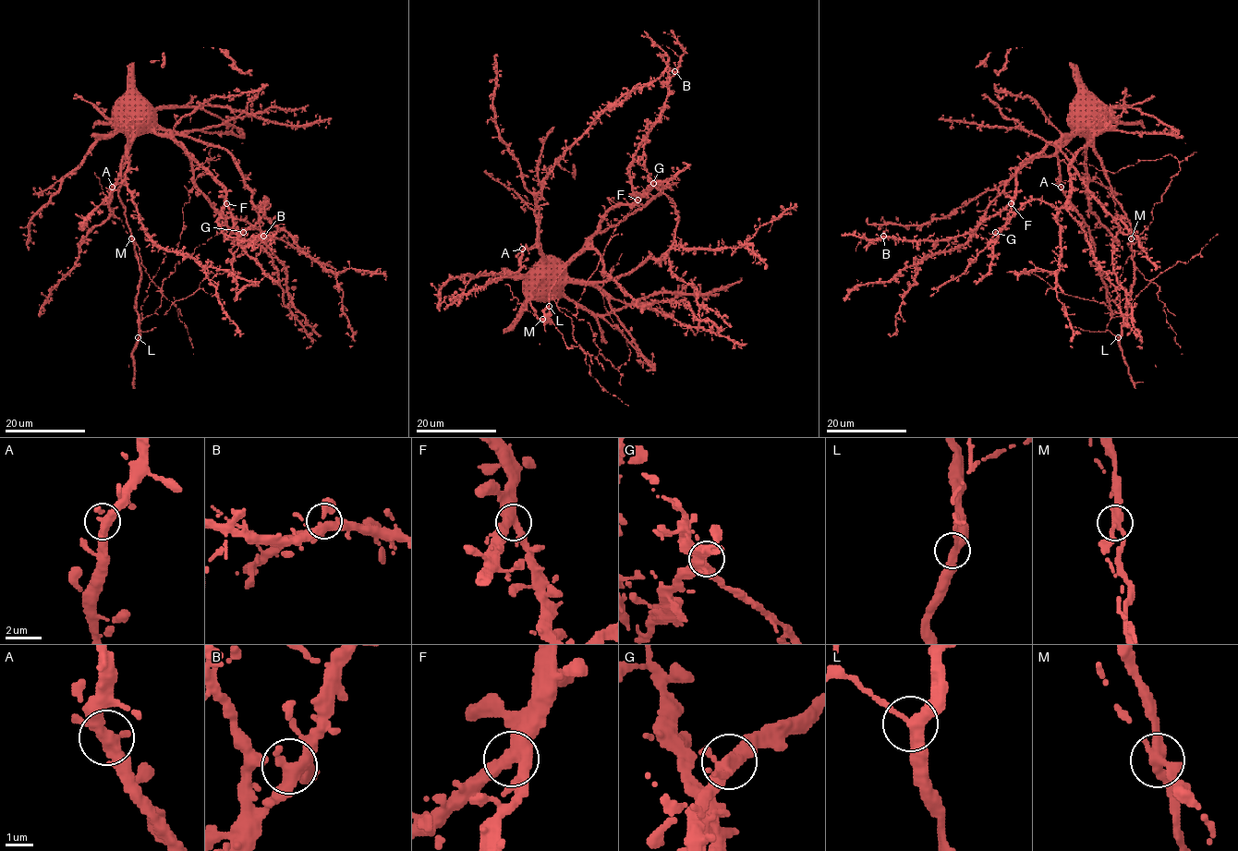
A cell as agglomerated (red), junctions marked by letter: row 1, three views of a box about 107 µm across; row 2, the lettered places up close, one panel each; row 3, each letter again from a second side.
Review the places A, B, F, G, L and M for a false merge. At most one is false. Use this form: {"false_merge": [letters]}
{"false_merge": ["M"]}

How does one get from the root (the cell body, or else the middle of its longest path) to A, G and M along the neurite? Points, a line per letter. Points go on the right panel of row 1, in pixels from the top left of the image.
A: (1083, 103), (1079, 105), (1079, 130), (1057, 154), (1061, 187)
G: (1083, 103), (1077, 107), (1076, 129), (1072, 134), (1048, 143), (1021, 164), (1007, 224), (996, 238), (995, 232)
M: (1083, 103), (1079, 105), (1079, 130), (1090, 139), (1092, 151), (1110, 182), (1112, 198), (1131, 226), (1131, 238)

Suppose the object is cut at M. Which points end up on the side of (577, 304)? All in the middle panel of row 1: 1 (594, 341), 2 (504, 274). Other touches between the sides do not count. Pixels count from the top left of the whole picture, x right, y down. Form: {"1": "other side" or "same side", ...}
{"1": "same side", "2": "same side"}

